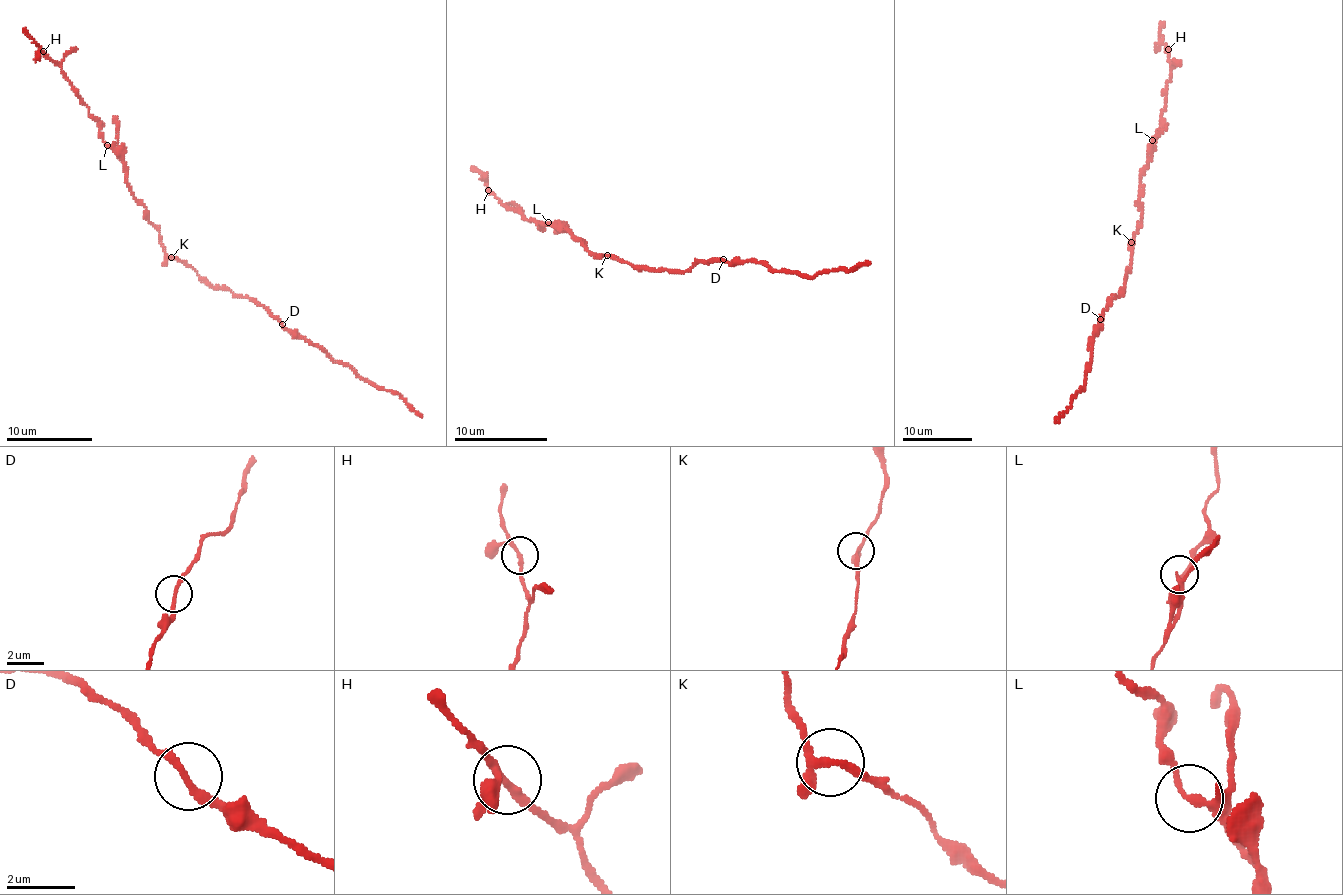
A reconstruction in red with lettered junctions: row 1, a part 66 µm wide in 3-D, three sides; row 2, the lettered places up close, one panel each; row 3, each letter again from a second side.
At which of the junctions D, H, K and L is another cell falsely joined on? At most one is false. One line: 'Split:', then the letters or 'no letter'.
Split: no letter

